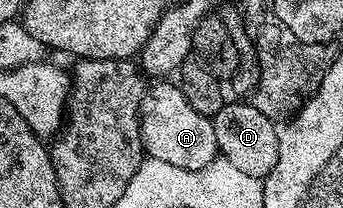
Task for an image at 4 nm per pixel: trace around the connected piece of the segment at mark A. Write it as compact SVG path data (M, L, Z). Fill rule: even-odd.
M153 81L146 86L141 99L141 146L151 159L167 161L179 169L198 171L218 158L215 129L210 116L197 113L173 81Z

